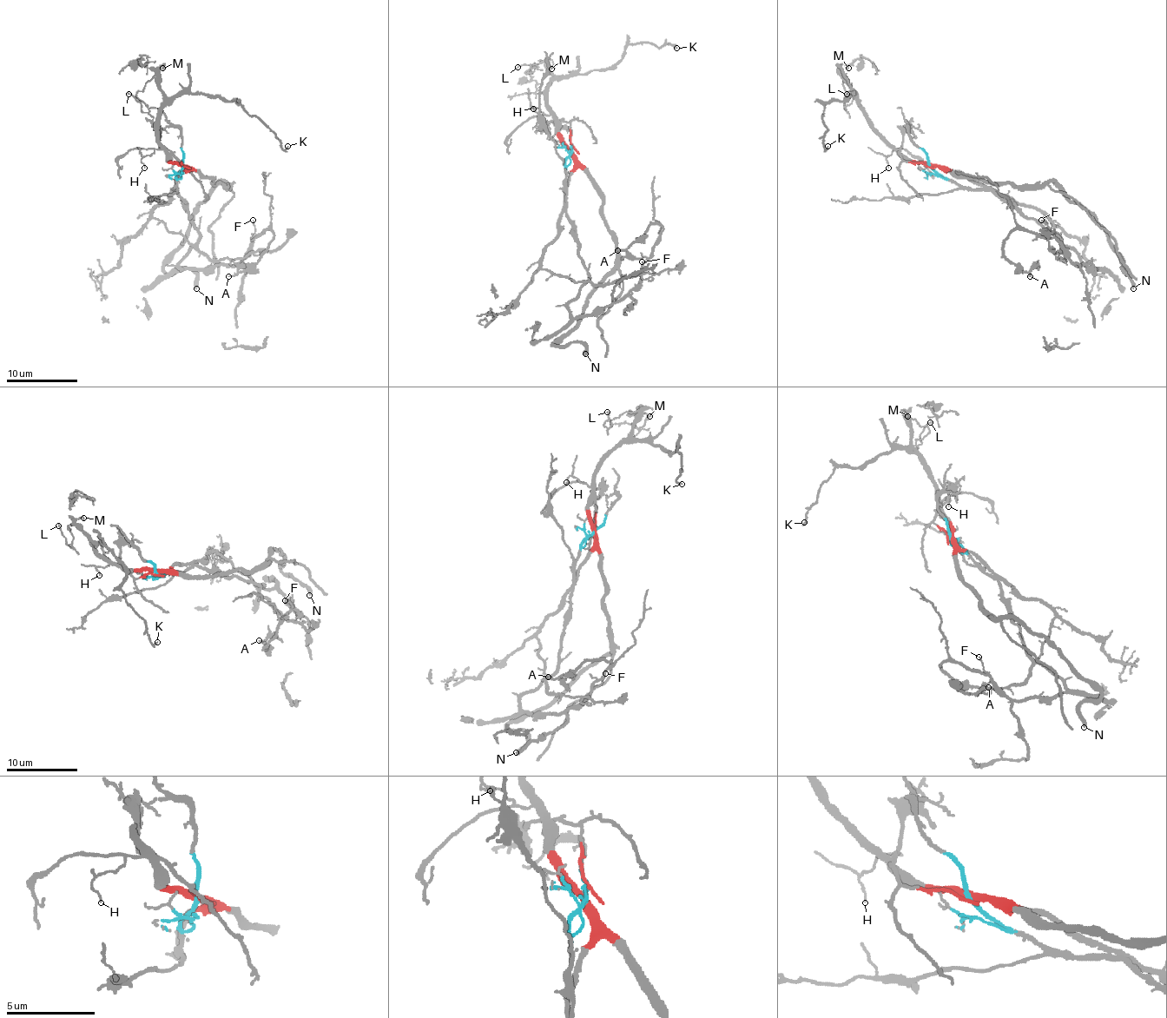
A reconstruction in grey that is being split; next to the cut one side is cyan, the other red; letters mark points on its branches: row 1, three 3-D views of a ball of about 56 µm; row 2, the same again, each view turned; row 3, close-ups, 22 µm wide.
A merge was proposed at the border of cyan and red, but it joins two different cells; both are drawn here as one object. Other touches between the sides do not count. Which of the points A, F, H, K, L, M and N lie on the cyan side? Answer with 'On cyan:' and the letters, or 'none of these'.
On cyan: A, F

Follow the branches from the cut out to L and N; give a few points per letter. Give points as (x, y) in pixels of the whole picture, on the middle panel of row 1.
L: (570, 150), (547, 106), (552, 76), (540, 63), (526, 70), (531, 72), (537, 65), (517, 67)
N: (570, 150), (603, 201), (604, 226), (616, 245), (616, 265), (574, 327), (552, 343), (579, 343), (584, 353)

